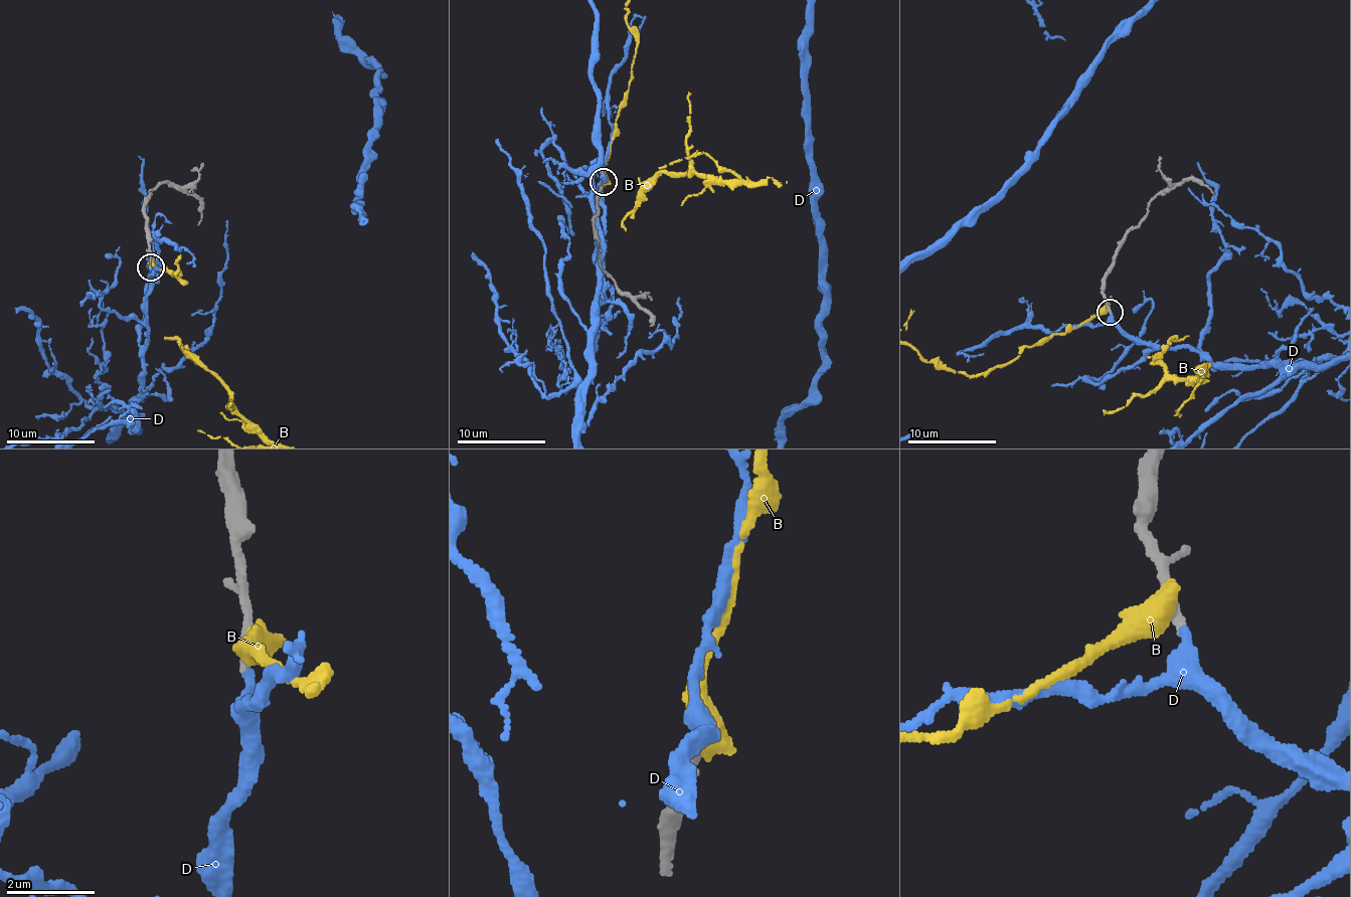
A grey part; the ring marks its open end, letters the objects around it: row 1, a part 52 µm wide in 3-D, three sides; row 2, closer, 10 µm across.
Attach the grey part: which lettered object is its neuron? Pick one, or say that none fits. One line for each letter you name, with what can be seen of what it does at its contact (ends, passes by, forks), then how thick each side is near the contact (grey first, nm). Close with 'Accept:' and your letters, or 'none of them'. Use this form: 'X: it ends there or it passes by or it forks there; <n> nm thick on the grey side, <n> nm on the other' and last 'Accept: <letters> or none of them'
D: it ends there; 220 nm thick on the grey side, 280 nm on the other
Accept: D

